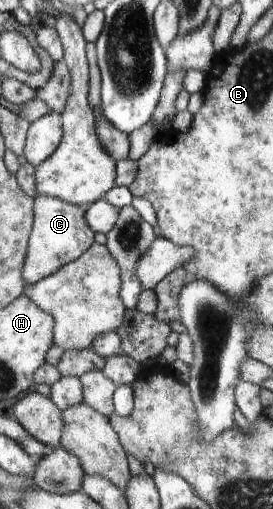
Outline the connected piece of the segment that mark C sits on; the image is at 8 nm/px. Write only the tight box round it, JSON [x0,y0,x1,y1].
[22,195,95,284]

